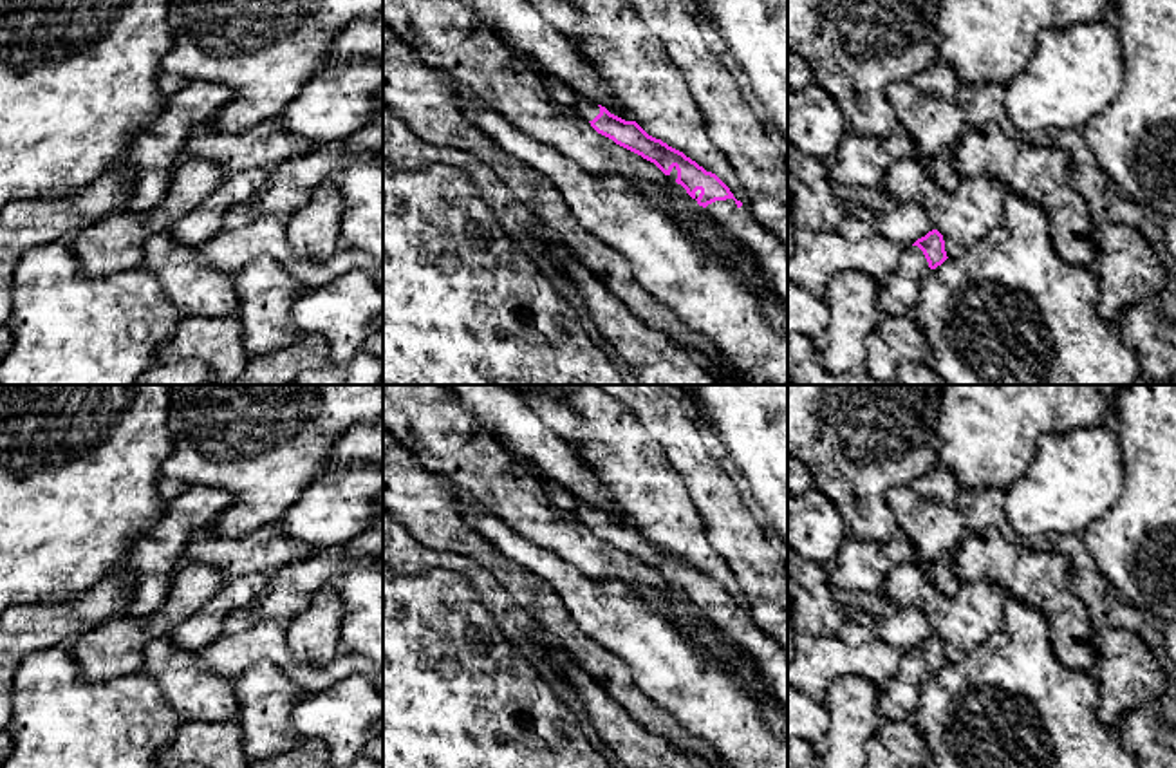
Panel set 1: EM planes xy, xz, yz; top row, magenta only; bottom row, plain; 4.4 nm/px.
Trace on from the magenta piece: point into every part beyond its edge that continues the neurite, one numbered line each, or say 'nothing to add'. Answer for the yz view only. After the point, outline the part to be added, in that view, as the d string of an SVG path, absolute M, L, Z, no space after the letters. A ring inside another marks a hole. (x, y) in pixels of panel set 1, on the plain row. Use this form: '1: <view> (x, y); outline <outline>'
1: yz (898, 700); outline M909 651L900 670L880 687L878 714L883 721L910 721L919 703L923 685L930 679L929 667L918 651Z

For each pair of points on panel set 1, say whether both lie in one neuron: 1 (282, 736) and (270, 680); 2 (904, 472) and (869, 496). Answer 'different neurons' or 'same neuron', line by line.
1: same neuron
2: same neuron

